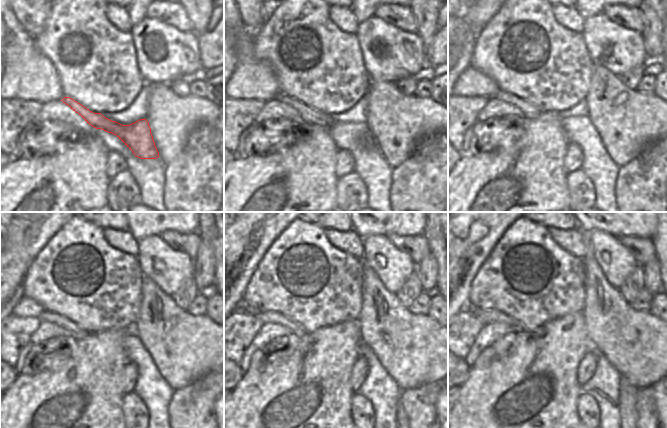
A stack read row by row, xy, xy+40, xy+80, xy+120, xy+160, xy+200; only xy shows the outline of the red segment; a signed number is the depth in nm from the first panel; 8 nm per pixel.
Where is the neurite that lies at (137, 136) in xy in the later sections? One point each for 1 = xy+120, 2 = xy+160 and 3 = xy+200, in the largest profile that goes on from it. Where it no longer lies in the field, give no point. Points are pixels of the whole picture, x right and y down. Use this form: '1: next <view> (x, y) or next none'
1: next xy+120 (76, 332)
2: next xy+160 (265, 316)
3: next xy+200 (486, 317)

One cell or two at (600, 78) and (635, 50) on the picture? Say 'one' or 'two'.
two

